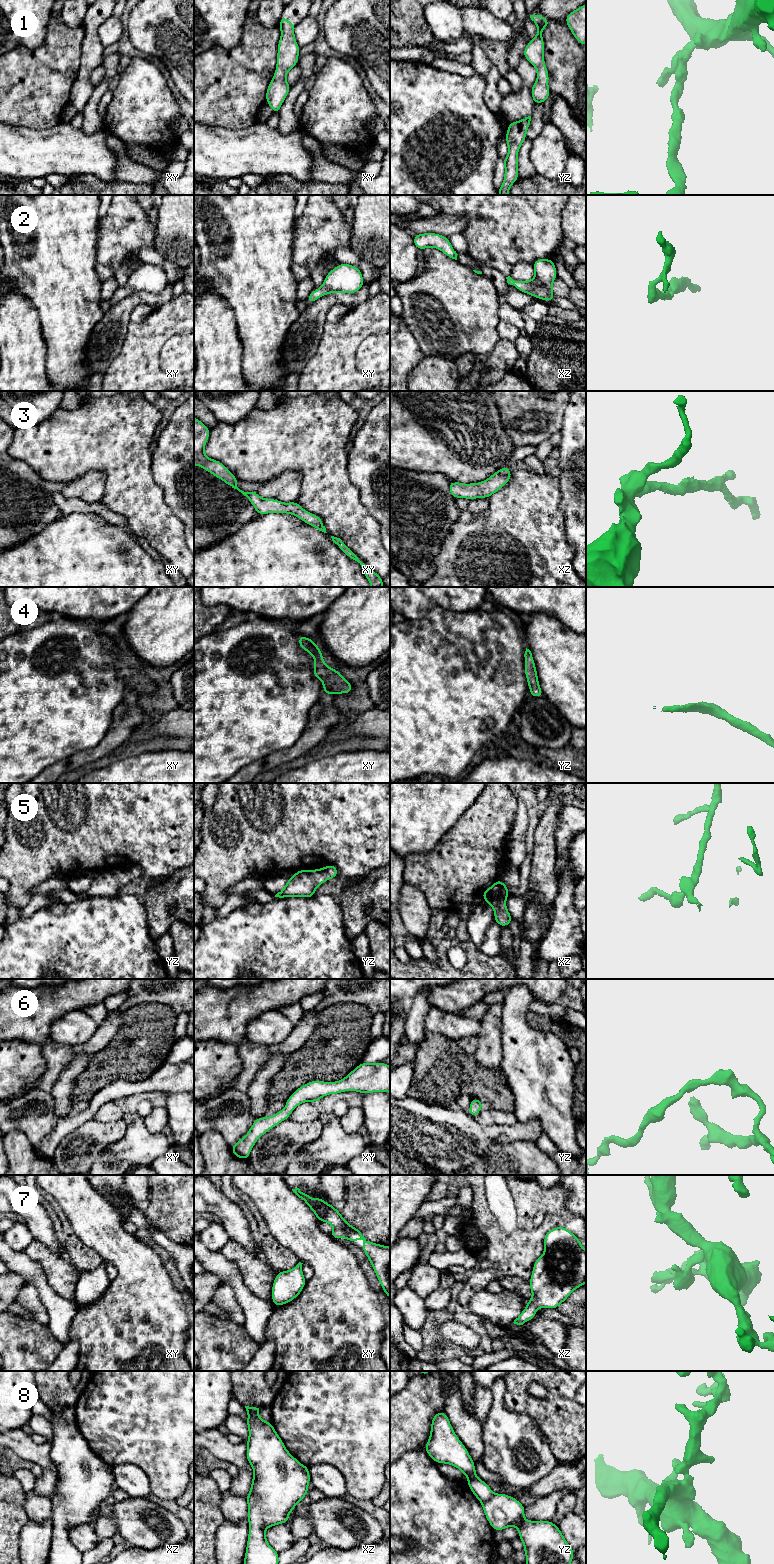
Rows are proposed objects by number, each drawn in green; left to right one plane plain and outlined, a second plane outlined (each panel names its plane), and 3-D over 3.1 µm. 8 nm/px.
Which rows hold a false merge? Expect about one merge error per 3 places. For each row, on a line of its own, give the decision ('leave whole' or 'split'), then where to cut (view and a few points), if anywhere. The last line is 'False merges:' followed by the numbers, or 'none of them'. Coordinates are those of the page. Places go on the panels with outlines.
1: leave whole; cut none
2: leave whole; cut none
3: leave whole; cut none
4: leave whole; cut none
5: leave whole; cut none
6: leave whole; cut none
7: leave whole; cut none
8: split; cut yz (493, 1494), (482, 1502)
False merges: 8

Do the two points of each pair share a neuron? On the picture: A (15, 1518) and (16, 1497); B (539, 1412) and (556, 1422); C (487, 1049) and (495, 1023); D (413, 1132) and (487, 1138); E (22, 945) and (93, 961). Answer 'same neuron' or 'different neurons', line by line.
A: same neuron
B: same neuron
C: same neuron
D: same neuron
E: same neuron

